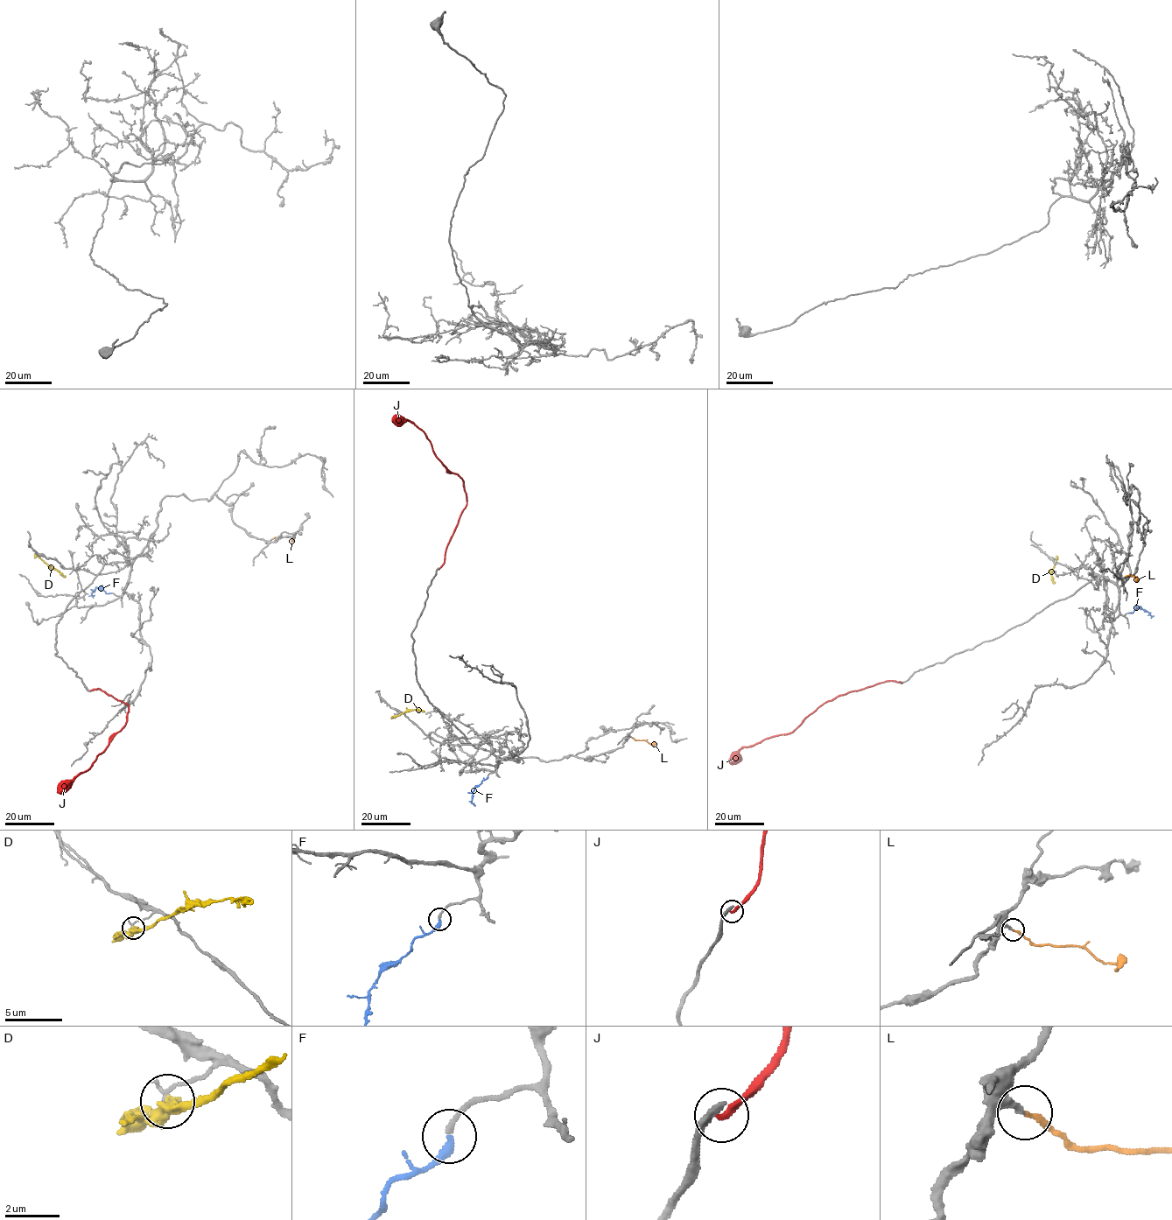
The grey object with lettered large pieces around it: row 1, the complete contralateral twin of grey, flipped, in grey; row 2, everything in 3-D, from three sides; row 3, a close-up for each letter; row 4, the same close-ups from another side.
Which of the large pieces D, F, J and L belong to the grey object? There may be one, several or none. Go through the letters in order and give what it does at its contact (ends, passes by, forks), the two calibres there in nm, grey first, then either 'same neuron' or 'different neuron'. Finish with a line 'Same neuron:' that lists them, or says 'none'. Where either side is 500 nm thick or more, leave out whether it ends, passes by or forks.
D: it passes by; calibres 150 and 320 nm; different neuron
F: it ends; calibres 170 and 240 nm; same neuron
J: it ends; calibres 320 and 280 nm; different neuron
L: it ends; calibres 200 and 180 nm; same neuron
Same neuron: F, L

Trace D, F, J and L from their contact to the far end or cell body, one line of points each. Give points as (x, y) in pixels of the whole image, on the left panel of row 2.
D: (38, 555), (66, 577)
F: (113, 592), (106, 593), (96, 587), (92, 595), (94, 595)
J: (89, 690), (100, 689), (128, 704), (127, 721), (87, 770), (68, 781), (57, 792)
L: (270, 539), (291, 536), (291, 542)

